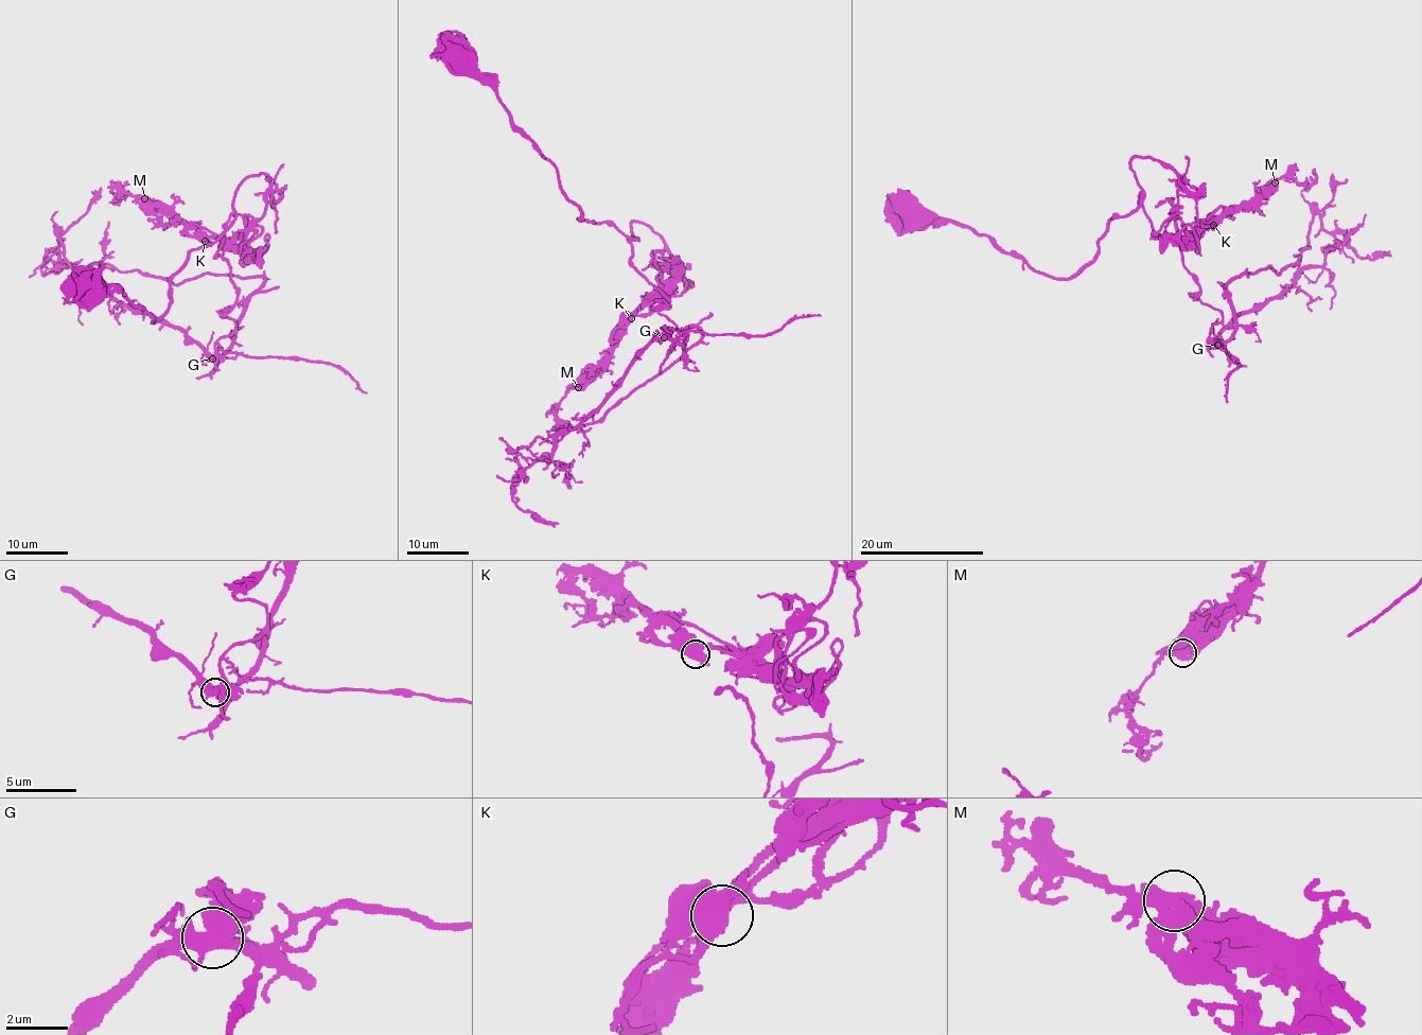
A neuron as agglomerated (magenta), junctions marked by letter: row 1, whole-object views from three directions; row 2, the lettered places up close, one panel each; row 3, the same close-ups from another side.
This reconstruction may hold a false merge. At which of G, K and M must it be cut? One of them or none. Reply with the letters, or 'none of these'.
G

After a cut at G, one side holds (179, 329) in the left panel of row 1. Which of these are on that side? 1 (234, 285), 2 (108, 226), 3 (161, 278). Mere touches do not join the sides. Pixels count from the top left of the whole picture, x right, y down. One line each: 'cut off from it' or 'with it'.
1: cut off from it
2: with it
3: with it

